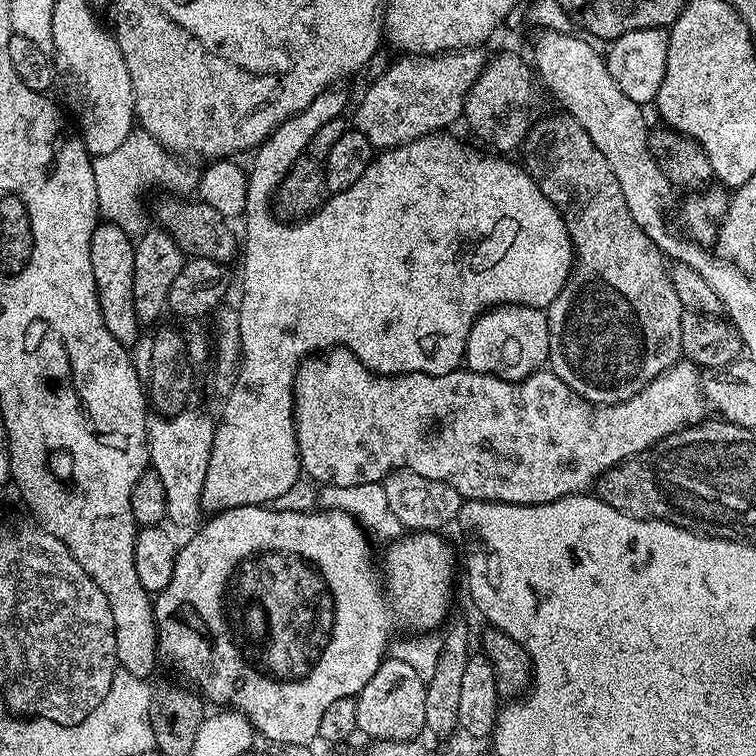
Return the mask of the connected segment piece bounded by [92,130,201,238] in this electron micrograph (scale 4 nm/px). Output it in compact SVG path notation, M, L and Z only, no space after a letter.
M133 130L118 146L118 150L110 154L95 157L92 162L94 170L94 186L98 190L98 206L101 217L114 226L122 226L122 230L133 238L144 235L144 195L155 188L161 188L164 194L188 194L188 191L199 189L200 173L195 163L181 158L162 147L158 141L143 130Z

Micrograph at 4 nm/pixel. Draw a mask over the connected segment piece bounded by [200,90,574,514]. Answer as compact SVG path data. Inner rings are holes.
M336 90L323 92L318 98L314 98L314 102L310 102L310 106L306 106L306 110L286 118L282 126L284 140L279 140L279 135L276 134L267 136L251 157L253 158L252 168L247 169L248 189L244 207L246 215L242 220L244 223L244 236L242 232L244 289L240 292L240 304L238 303L240 369L234 386L223 397L224 417L216 424L214 442L210 450L210 466L206 470L206 486L202 486L202 498L200 499L201 509L205 513L225 512L227 508L237 508L243 504L268 506L273 502L280 502L276 500L282 499L295 486L296 479L301 479L300 447L296 441L296 417L292 414L294 403L292 387L296 381L296 371L299 370L303 360L309 359L313 354L320 354L329 348L339 346L351 350L377 376L405 376L411 372L421 372L431 376L450 374L461 367L472 323L476 321L481 312L486 312L490 308L498 308L501 304L521 304L547 310L554 302L554 298L558 298L562 286L573 271L574 249L572 239L568 237L564 217L550 202L550 198L546 198L546 194L538 190L538 186L532 181L527 171L519 163L511 164L508 161L511 159L503 155L487 156L486 153L479 152L478 149L471 148L470 145L448 136L452 134L423 136L409 144L381 151L370 162L366 174L362 174L362 178L358 178L358 182L354 182L350 190L329 195L323 206L313 216L299 222L281 222L274 215L270 201L280 187L282 174L290 171L292 165L307 153L311 138L326 122L341 116L340 96Z

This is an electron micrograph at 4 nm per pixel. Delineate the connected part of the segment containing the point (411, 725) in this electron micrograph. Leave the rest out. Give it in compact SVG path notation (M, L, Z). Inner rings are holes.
M385 658L380 661L378 670L374 670L374 678L362 686L362 690L356 695L358 706L358 722L356 731L362 737L369 736L369 741L379 742L382 740L416 740L419 732L425 731L426 722L426 681L418 676L414 667L407 662L398 661L393 658Z

